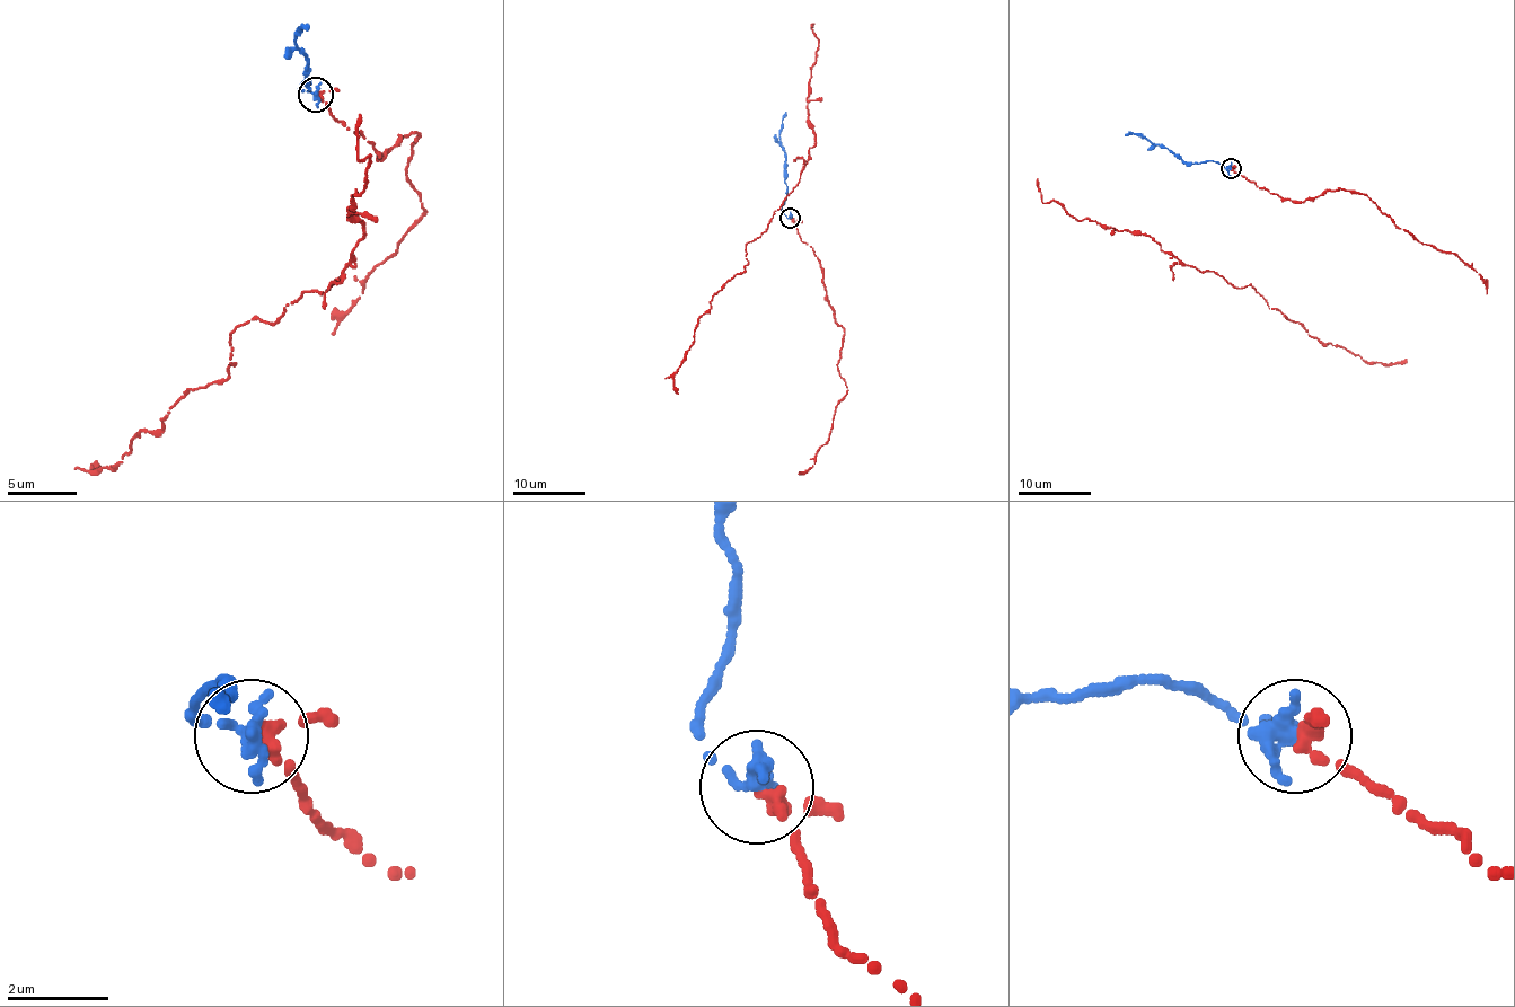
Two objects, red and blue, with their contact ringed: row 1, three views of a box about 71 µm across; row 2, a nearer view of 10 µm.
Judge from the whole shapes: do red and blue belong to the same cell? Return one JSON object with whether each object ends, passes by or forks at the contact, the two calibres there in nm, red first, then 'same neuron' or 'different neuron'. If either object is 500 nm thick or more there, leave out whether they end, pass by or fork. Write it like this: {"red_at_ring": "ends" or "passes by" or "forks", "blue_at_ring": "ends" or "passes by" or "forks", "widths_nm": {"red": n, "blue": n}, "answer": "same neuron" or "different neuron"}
{"red_at_ring": "passes by", "blue_at_ring": "passes by", "widths_nm": {"red": 240, "blue": 280}, "answer": "same neuron"}

